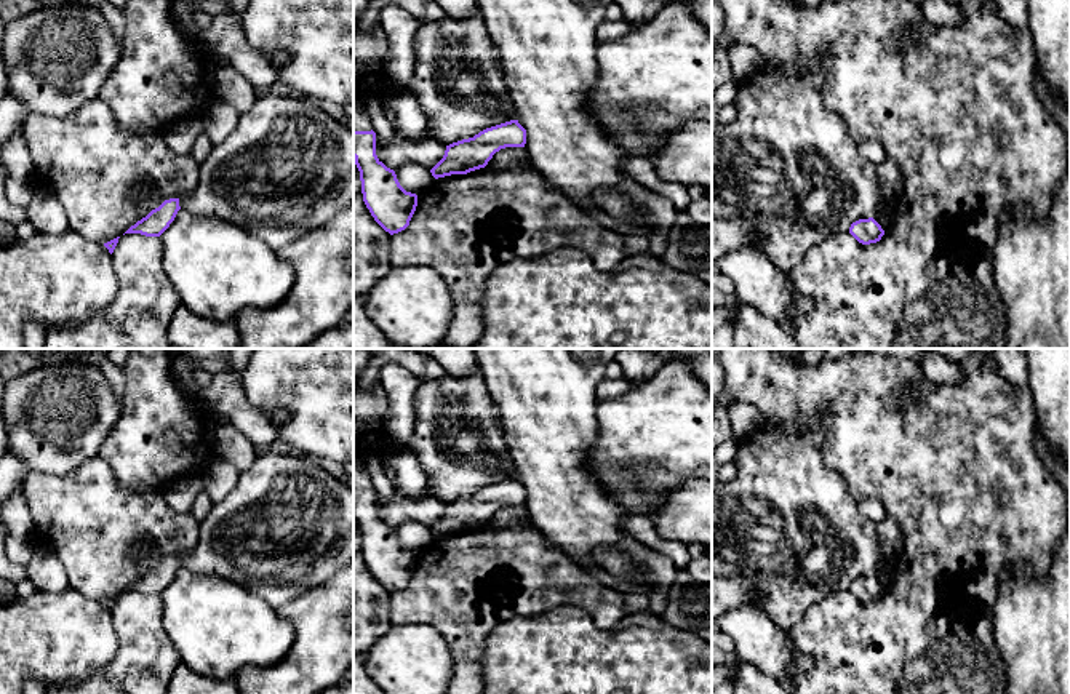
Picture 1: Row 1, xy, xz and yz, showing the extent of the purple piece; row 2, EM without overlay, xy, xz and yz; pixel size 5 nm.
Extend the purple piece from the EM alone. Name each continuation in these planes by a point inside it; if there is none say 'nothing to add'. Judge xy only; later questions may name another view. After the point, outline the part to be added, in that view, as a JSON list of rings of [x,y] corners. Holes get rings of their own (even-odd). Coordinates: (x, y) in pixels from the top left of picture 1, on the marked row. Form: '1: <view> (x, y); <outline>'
1: xy (287, 168); [[[266,93],[240,115],[237,128],[200,165],[197,187],[179,198],[181,209],[205,219],[221,219],[246,230],[272,251],[323,227],[353,203],[353,133],[304,98]]]

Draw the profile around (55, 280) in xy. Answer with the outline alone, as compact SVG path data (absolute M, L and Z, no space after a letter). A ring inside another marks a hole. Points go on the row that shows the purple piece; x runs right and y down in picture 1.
M74 230L35 233L29 240L0 241L0 349L24 349L29 320L48 326L86 321L102 312L117 293L114 256Z

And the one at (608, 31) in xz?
M605 19L597 30L597 40L598 43L617 40L630 29L632 26L625 19L619 21Z

